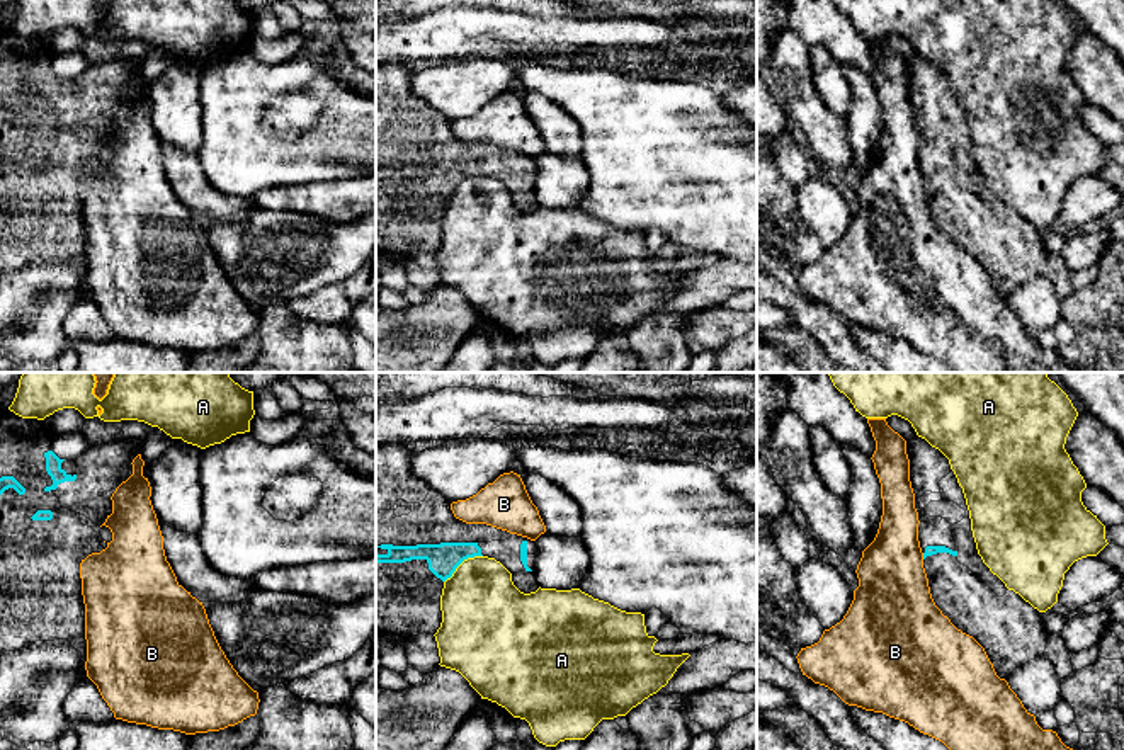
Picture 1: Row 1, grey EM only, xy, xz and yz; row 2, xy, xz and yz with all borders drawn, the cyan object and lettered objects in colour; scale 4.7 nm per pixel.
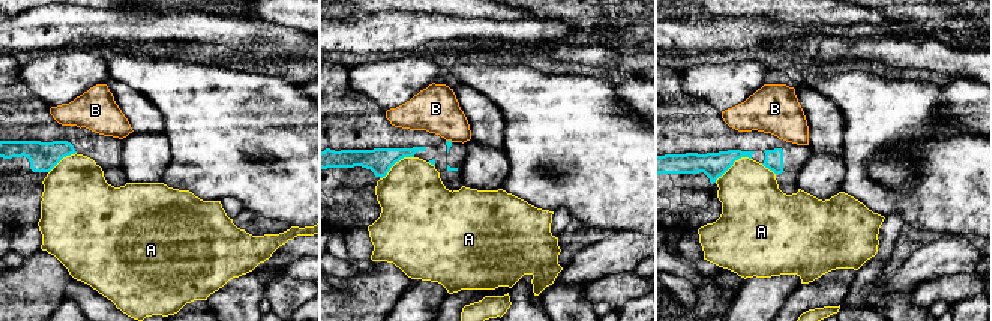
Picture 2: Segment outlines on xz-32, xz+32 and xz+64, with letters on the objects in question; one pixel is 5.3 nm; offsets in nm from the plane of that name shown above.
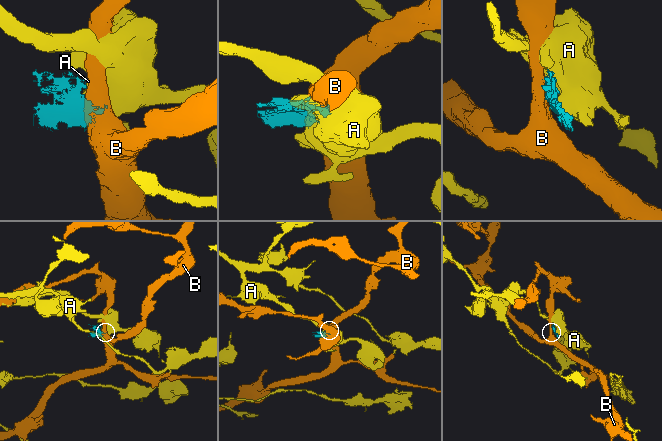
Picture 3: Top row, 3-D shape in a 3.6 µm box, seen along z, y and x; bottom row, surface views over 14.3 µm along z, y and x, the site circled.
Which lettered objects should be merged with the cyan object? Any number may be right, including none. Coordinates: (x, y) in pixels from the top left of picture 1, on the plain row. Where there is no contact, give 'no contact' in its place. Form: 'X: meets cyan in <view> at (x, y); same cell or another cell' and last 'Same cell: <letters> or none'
A: meets cyan in xz at (461, 181); another cell
B: meets cyan in yz at (924, 176); another cell
Same cell: none

